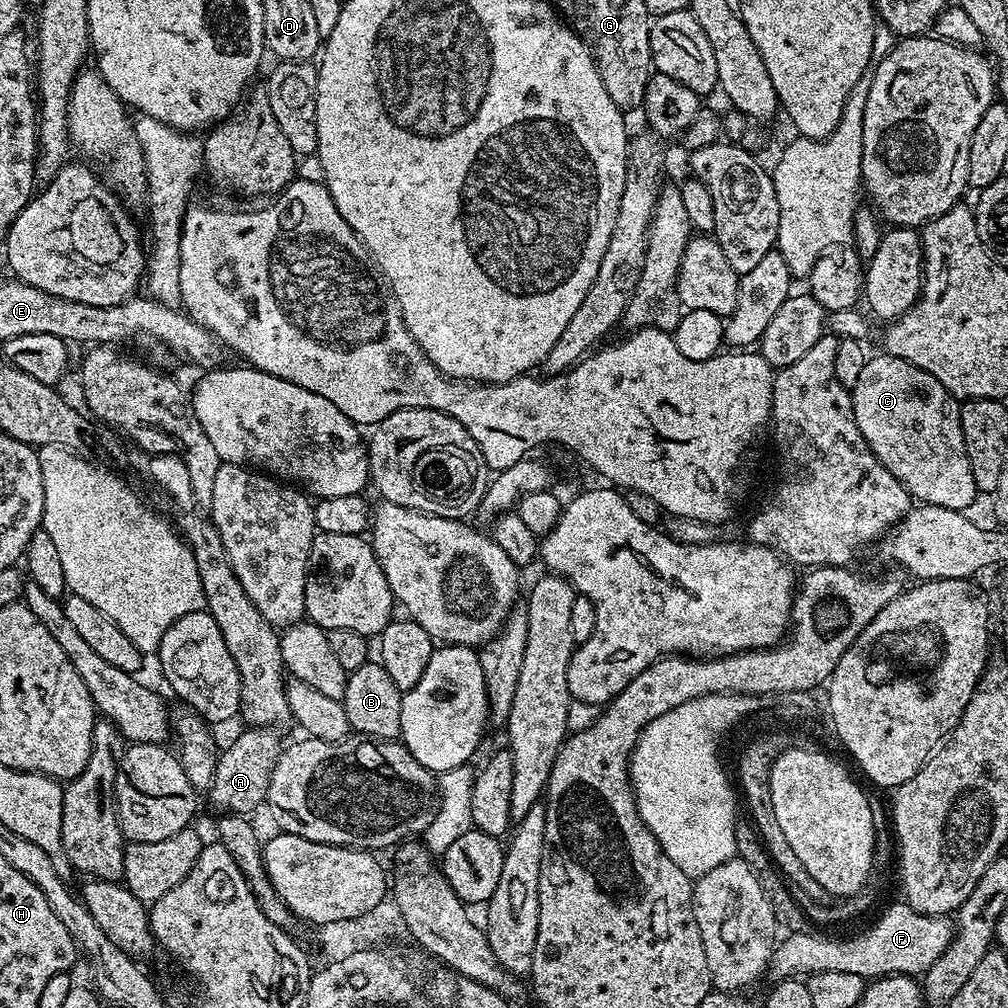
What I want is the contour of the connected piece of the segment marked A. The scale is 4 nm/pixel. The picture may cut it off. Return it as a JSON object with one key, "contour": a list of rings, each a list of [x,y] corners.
{"contour":[[[249,727],[243,730],[244,732],[225,751],[221,751],[208,798],[218,812],[248,816],[267,801],[270,774],[284,746],[283,743],[280,744],[275,729]]]}

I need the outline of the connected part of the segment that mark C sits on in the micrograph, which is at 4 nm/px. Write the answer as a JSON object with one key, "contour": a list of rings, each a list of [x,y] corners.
{"contour":[[[869,355],[862,366],[858,382],[851,388],[854,422],[862,432],[862,438],[870,450],[902,484],[913,501],[930,506],[942,506],[946,510],[964,512],[978,499],[974,470],[970,470],[970,458],[966,458],[966,442],[962,438],[960,404],[950,395],[946,386],[938,382],[926,370],[914,366],[897,356]]]}

